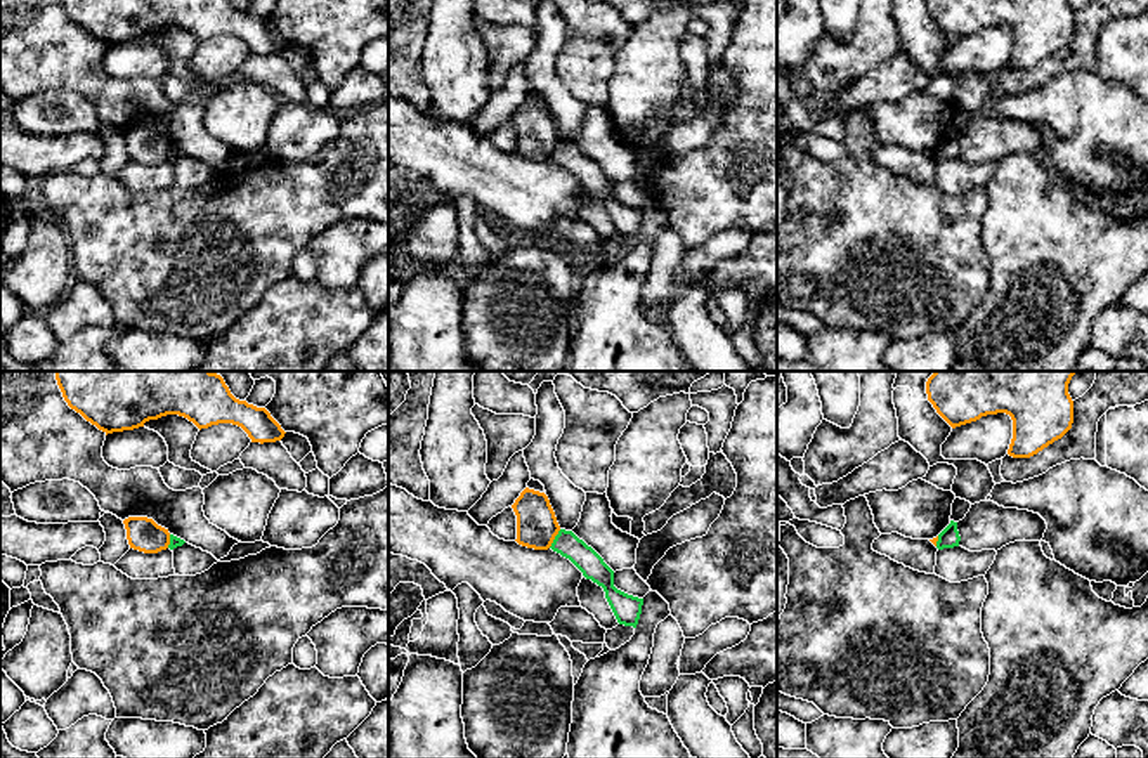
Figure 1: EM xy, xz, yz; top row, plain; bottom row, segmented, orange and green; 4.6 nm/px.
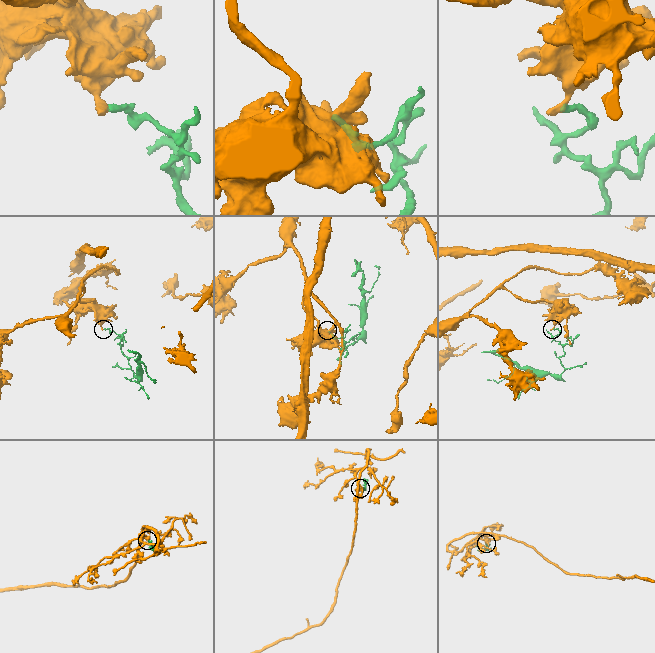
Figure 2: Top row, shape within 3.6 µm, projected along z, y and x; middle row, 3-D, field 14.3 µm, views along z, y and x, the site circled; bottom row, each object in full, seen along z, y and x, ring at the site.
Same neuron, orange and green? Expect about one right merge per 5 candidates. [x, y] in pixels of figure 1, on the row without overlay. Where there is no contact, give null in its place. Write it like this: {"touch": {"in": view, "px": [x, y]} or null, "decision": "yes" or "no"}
{"touch": {"in": "xz", "px": [554, 150]}, "decision": "no"}

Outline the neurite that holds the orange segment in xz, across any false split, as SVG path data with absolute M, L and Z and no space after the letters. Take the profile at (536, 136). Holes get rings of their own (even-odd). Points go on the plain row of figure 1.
M525 99L512 116L517 127L517 154L548 161L560 142L555 123L545 104Z

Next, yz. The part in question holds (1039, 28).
M926 0L928 12L952 38L987 26L1006 24L1013 31L1008 66L1030 69L1061 50L1073 35L1068 0Z

